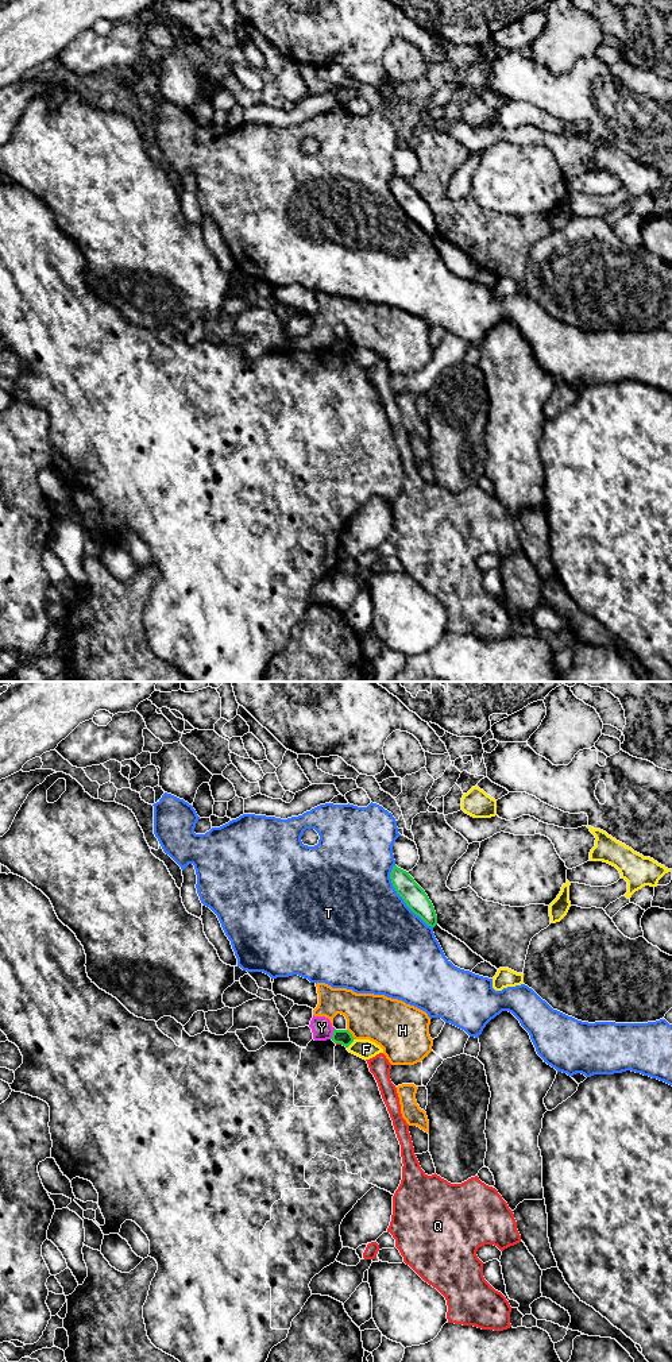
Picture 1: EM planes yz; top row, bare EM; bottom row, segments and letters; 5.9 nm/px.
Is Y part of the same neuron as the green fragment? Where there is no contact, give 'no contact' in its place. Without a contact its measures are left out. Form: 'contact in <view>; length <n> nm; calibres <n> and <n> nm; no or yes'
contact in yz; length 70 nm; calibres 90 and 130 nm; no

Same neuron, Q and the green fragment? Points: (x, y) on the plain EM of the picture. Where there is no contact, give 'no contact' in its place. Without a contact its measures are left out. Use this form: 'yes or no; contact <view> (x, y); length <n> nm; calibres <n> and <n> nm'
no; contact yz (339, 351); length 40 nm; calibres 90 and 20 nm

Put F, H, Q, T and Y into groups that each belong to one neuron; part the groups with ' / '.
F / H Y / Q / T

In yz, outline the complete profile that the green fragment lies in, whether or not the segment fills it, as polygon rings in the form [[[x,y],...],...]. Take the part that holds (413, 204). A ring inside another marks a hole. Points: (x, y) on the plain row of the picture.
[[[393,175],[390,188],[397,202],[403,208],[406,215],[418,224],[428,235],[437,234],[437,224],[432,211],[425,200],[414,190],[409,181]]]

